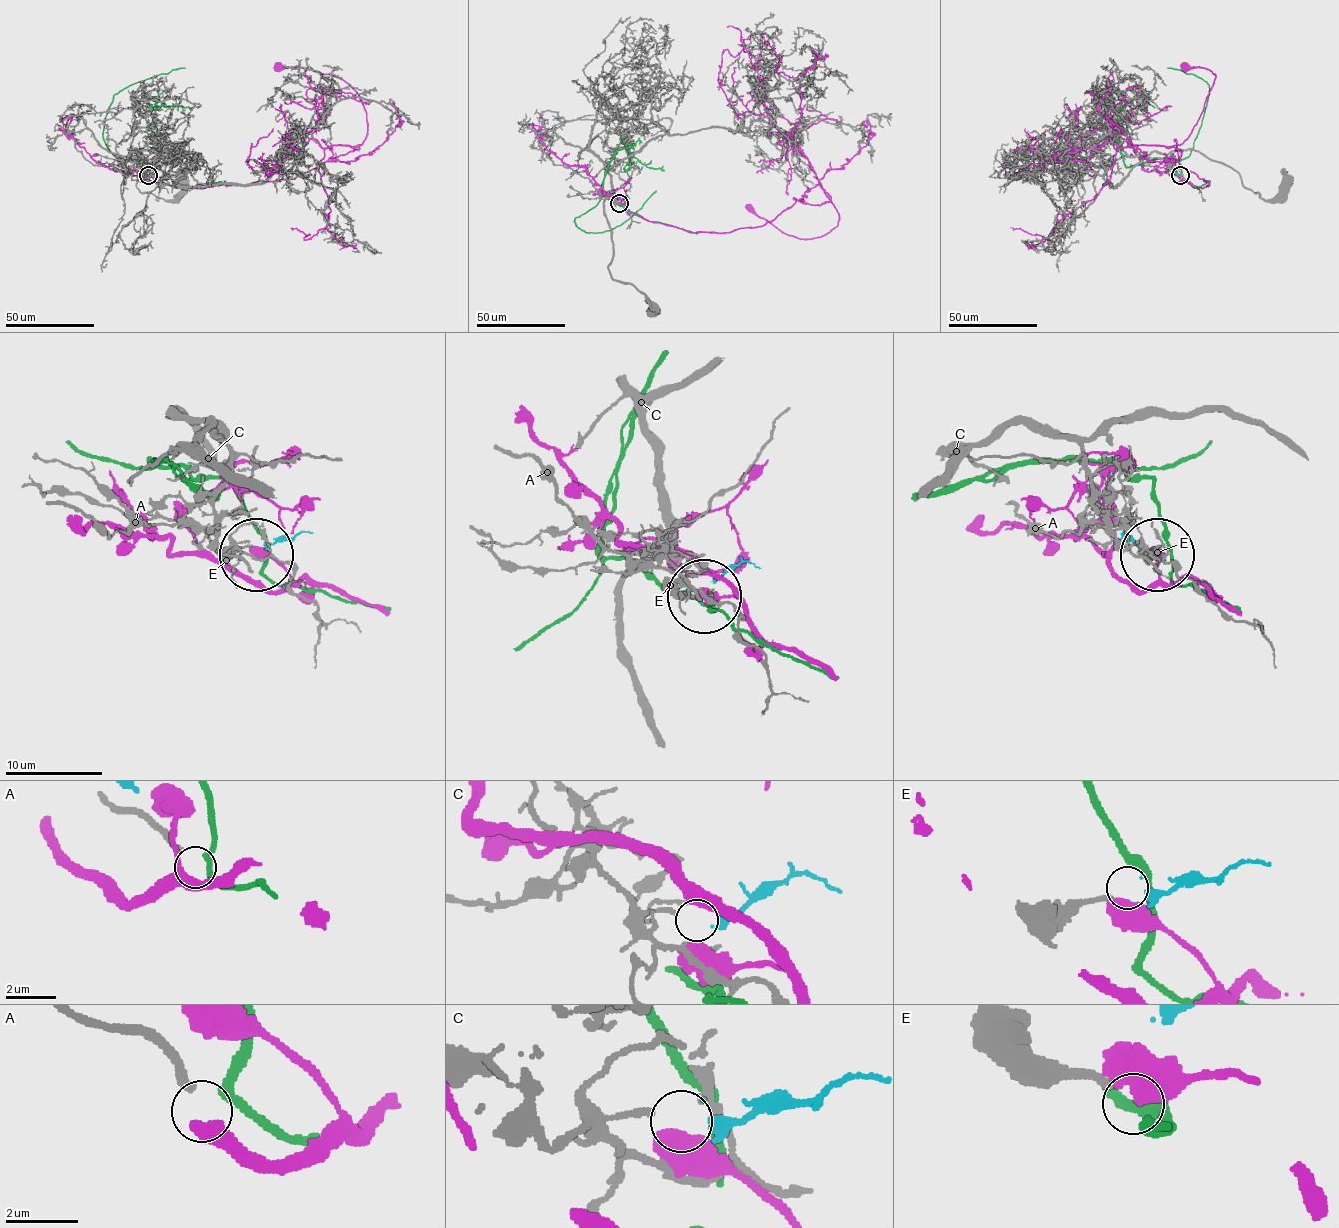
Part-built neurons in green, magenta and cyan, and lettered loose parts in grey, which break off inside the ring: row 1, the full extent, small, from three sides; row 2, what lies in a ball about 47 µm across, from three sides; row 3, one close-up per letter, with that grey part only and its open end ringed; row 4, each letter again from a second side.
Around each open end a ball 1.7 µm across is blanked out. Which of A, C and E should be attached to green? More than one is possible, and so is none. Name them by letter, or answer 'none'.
A

